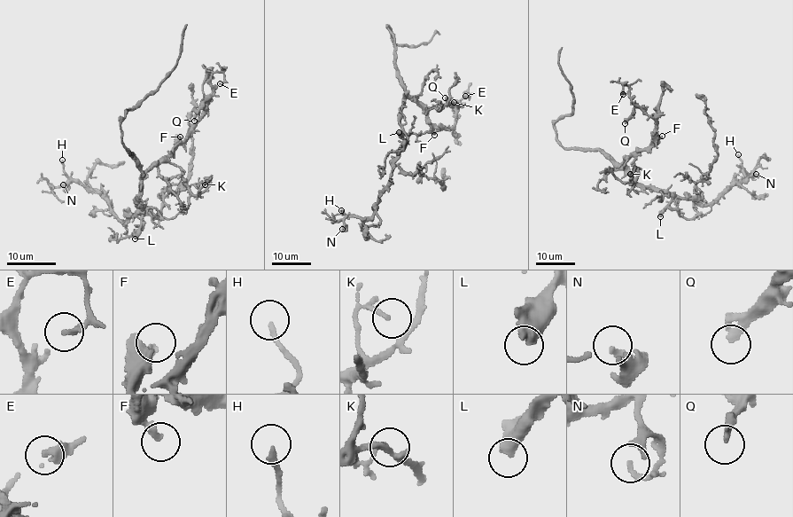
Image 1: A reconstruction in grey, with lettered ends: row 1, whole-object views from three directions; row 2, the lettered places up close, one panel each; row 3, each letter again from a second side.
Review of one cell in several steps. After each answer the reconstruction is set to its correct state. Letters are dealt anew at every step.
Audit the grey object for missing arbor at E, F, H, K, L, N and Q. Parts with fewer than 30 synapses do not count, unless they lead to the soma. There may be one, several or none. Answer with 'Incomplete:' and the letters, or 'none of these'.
Incomplete: L

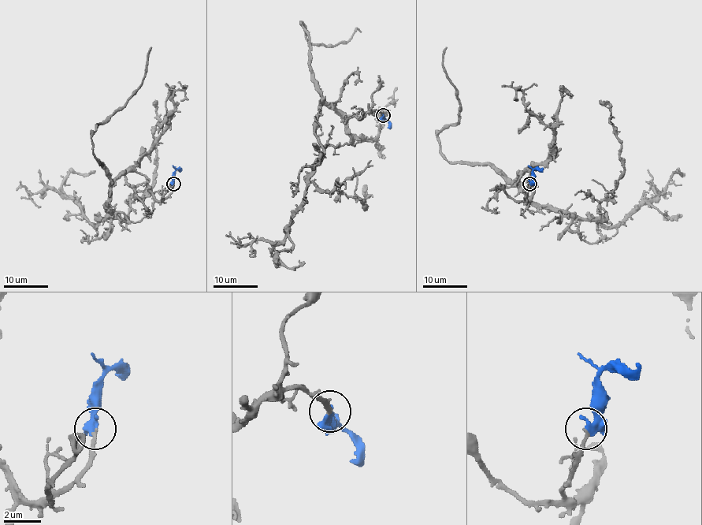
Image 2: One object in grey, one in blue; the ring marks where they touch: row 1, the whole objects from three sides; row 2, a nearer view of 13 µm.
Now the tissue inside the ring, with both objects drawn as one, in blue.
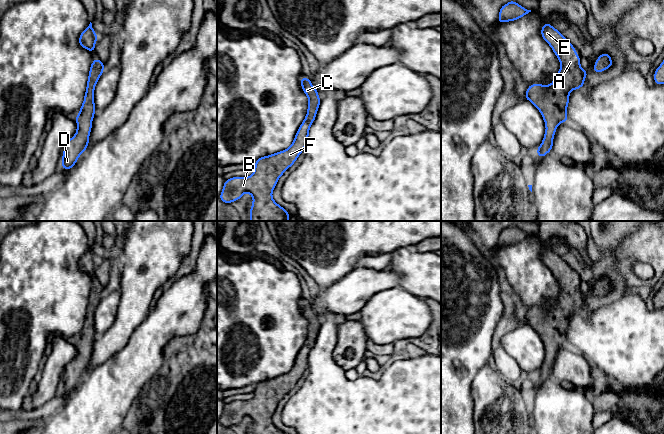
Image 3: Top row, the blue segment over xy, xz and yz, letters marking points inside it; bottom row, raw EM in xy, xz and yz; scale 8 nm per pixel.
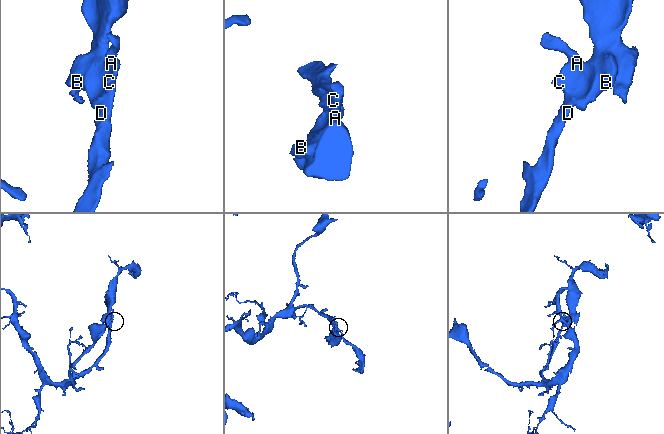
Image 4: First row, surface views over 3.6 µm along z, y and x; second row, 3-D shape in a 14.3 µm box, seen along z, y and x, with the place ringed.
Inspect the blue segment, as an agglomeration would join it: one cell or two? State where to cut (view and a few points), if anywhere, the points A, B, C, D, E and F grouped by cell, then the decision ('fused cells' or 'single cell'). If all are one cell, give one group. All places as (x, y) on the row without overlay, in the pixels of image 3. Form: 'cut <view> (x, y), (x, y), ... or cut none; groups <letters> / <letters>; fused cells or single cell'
cut none; groups A B C D E F; single cell

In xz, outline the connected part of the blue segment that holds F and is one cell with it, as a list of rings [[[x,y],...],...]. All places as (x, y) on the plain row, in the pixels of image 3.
[[[301,301],[301,311],[308,321],[309,330],[292,369],[284,375],[256,384],[251,400],[225,404],[219,420],[225,428],[239,424],[244,417],[250,417],[253,421],[250,434],[286,434],[273,424],[272,415],[280,400],[294,388],[308,368],[309,352],[315,344],[321,326],[318,314],[312,310],[311,304]]]

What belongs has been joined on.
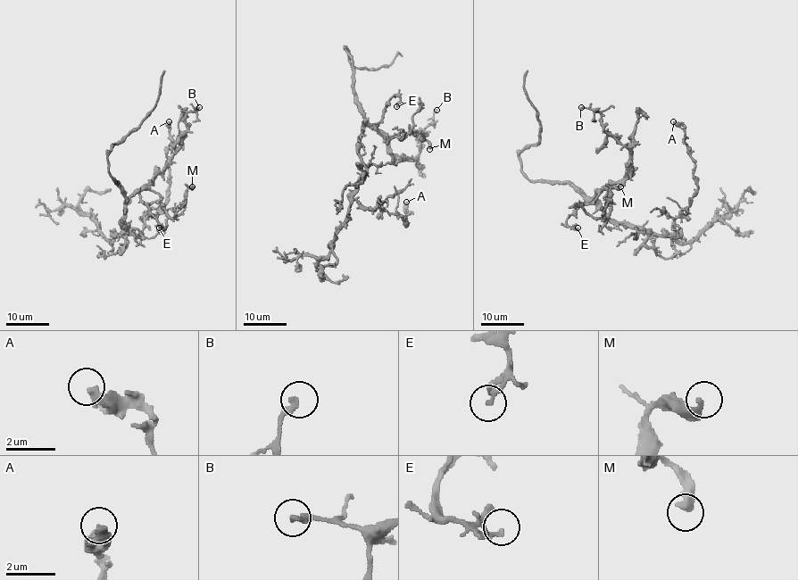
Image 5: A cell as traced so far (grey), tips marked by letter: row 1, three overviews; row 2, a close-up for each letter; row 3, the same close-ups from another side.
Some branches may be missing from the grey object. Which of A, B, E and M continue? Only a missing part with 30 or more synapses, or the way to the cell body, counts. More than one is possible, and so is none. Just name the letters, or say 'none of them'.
none of them

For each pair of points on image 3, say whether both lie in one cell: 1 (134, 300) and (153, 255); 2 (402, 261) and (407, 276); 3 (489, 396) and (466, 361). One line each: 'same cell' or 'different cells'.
1: same cell
2: same cell
3: different cells

